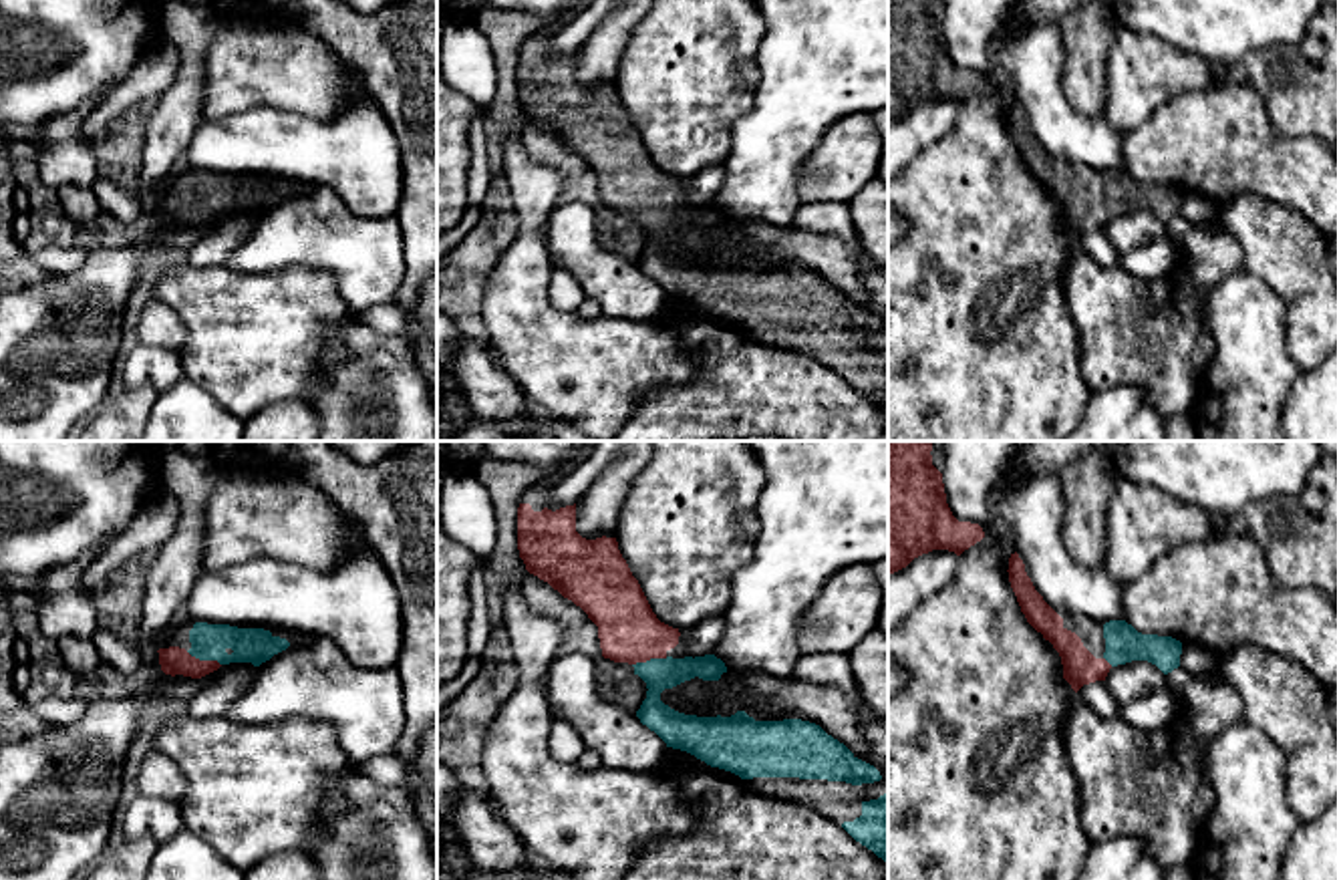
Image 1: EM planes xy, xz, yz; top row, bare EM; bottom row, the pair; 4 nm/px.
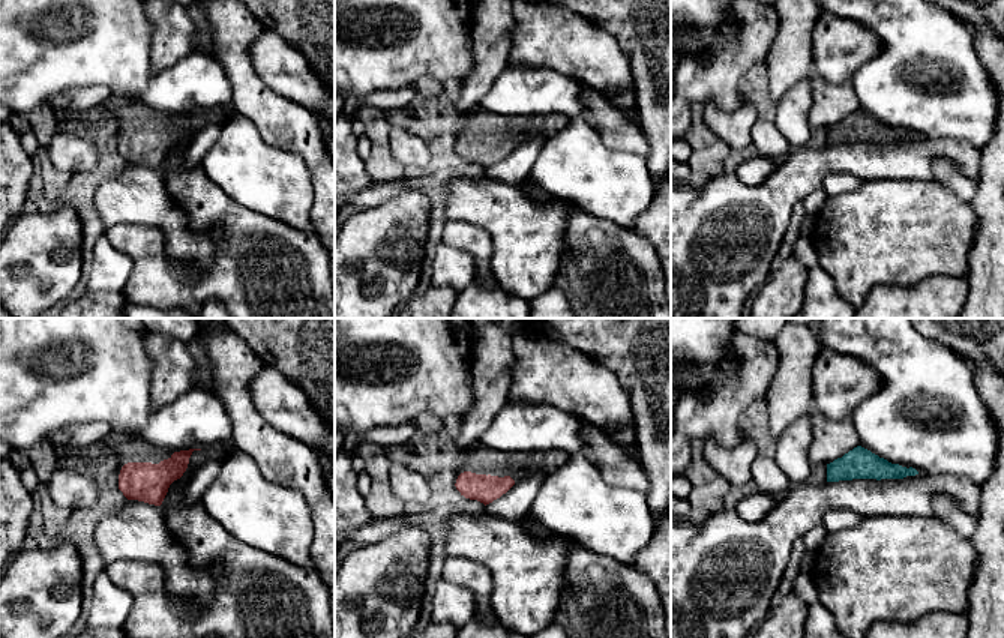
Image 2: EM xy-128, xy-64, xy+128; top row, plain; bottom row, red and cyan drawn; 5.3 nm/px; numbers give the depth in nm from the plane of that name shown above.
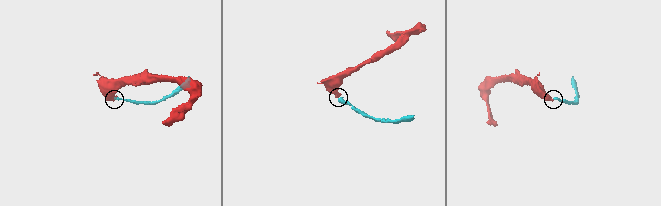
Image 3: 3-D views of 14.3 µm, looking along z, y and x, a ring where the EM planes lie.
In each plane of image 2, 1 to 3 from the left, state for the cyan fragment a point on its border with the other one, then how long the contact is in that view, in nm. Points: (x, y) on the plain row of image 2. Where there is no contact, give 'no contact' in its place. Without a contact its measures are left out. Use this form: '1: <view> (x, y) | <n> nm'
1: no contact
2: no contact
3: no contact

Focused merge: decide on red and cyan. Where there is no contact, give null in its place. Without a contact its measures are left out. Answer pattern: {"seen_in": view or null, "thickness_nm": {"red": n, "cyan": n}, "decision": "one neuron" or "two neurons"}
{"seen_in": "xy", "thickness_nm": {"red": 110, "cyan": 140}, "decision": "one neuron"}

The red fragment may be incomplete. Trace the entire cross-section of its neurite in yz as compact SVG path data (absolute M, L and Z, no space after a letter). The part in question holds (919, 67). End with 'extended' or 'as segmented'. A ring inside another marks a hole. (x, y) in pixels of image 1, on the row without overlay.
M888 0L888 125L932 99L960 105L985 87L979 72L958 70L942 32L942 0Z; extended

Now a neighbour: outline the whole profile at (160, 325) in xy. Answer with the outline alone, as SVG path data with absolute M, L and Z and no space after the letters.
M151 298L135 326L141 344L167 346L183 350L187 326L173 308Z

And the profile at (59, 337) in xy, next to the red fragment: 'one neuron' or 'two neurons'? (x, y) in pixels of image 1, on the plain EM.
two neurons

